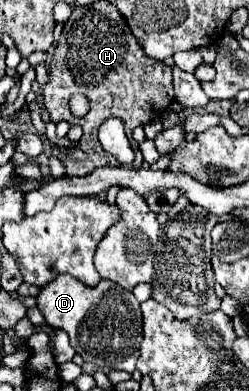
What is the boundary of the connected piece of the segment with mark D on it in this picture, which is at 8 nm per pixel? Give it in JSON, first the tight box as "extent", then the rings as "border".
{"extent":[37,274,143,374],"border":[[[61,274],[39,290],[37,308],[51,328],[59,328],[69,334],[73,350],[81,354],[85,362],[97,366],[105,374],[111,370],[135,370],[143,320],[139,302],[131,292],[121,290],[121,286],[107,280],[89,288],[83,282],[77,282],[77,278]]]}

